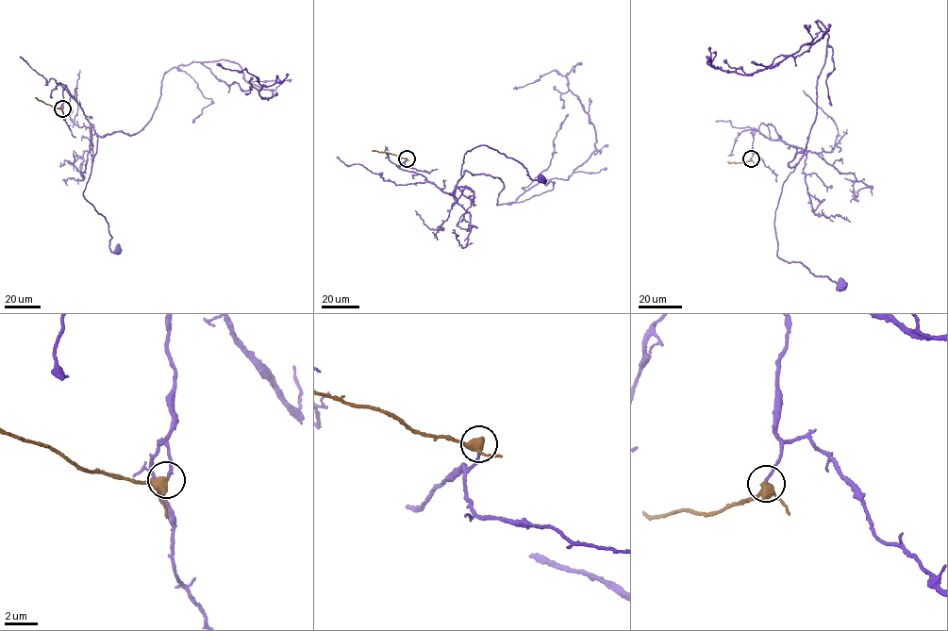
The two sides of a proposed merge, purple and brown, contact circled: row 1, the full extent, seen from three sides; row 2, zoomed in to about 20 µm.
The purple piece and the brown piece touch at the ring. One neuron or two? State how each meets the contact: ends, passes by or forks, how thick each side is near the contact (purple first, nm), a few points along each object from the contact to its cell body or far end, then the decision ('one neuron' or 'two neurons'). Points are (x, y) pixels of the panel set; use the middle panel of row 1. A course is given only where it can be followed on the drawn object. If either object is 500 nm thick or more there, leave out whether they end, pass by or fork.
purple ends; brown passes by; calibres 160 and 480 nm; course purple (407, 158), (398, 166), (449, 194), (461, 177), (464, 154), (477, 146), (511, 157), (533, 179), (542, 179); course brown (407, 158), (372, 150); one neuron

